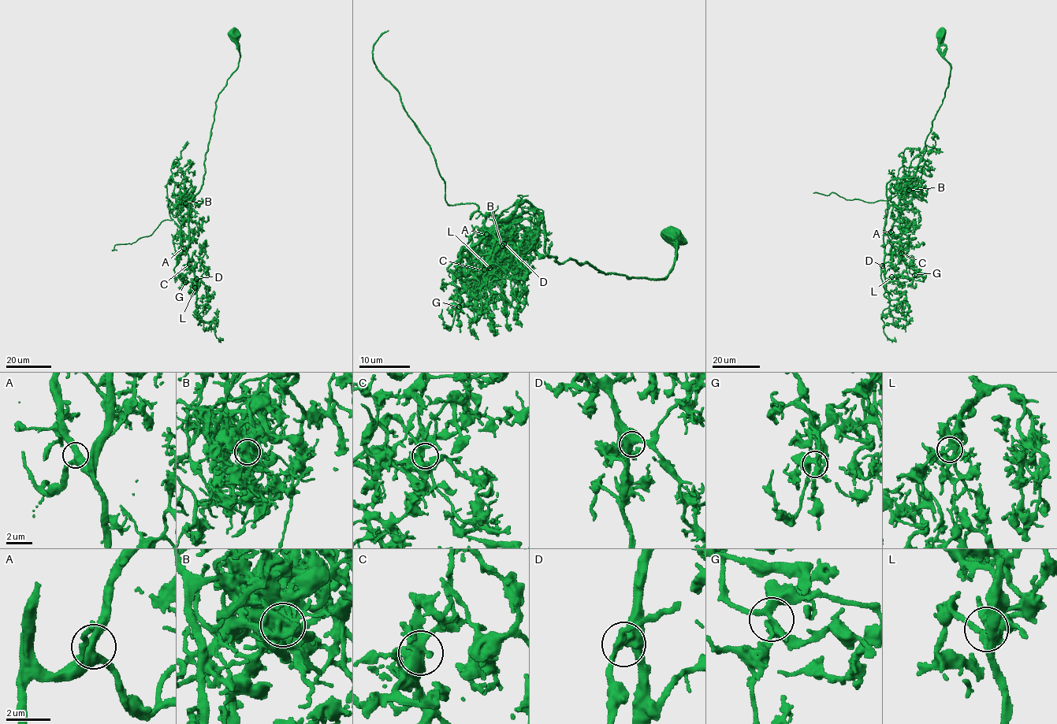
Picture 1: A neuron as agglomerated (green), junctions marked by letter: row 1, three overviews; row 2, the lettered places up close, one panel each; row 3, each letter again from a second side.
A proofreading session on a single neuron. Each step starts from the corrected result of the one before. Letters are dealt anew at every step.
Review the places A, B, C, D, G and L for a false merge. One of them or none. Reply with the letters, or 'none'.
B

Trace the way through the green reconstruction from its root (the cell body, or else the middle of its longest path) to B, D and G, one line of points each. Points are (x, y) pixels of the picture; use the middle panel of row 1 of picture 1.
B: (676, 237), (663, 279), (558, 265), (544, 214), (525, 201), (482, 234), (502, 246)
D: (676, 237), (673, 266), (651, 280), (555, 262), (544, 214), (525, 201), (496, 225), (504, 243)
G: (676, 237), (663, 279), (558, 265), (544, 214), (525, 201), (448, 268), (459, 306)

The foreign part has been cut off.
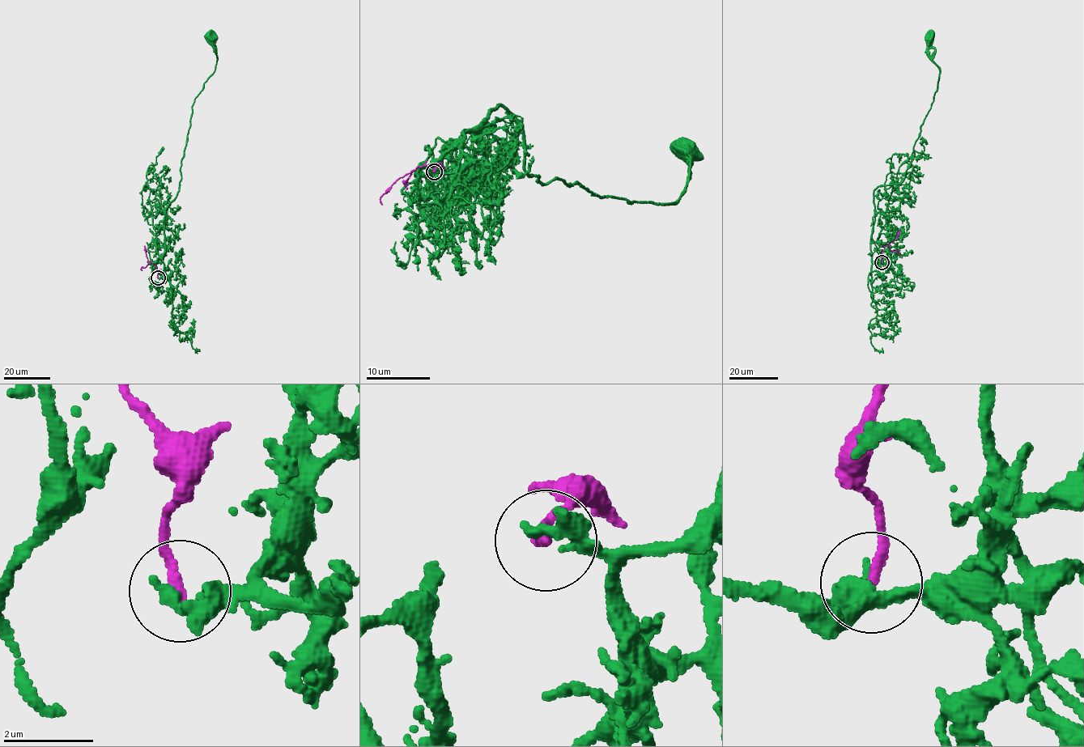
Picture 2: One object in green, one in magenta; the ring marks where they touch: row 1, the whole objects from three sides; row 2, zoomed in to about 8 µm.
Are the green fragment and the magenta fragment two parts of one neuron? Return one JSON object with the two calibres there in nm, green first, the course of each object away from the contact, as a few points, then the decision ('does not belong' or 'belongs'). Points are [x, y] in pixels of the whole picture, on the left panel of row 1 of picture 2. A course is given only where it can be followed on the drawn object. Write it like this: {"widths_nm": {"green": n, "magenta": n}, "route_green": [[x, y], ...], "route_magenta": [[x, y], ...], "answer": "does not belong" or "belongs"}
{"widths_nm": {"green": 240, "magenta": 240}, "route_green": [[159, 278], [166, 278], [163, 253], [164, 210], [177, 193], [194, 99], [213, 73], [218, 59], [212, 37]], "route_magenta": [[159, 278], [159, 270], [150, 261], [141, 268], [142, 270]], "answer": "does not belong"}

